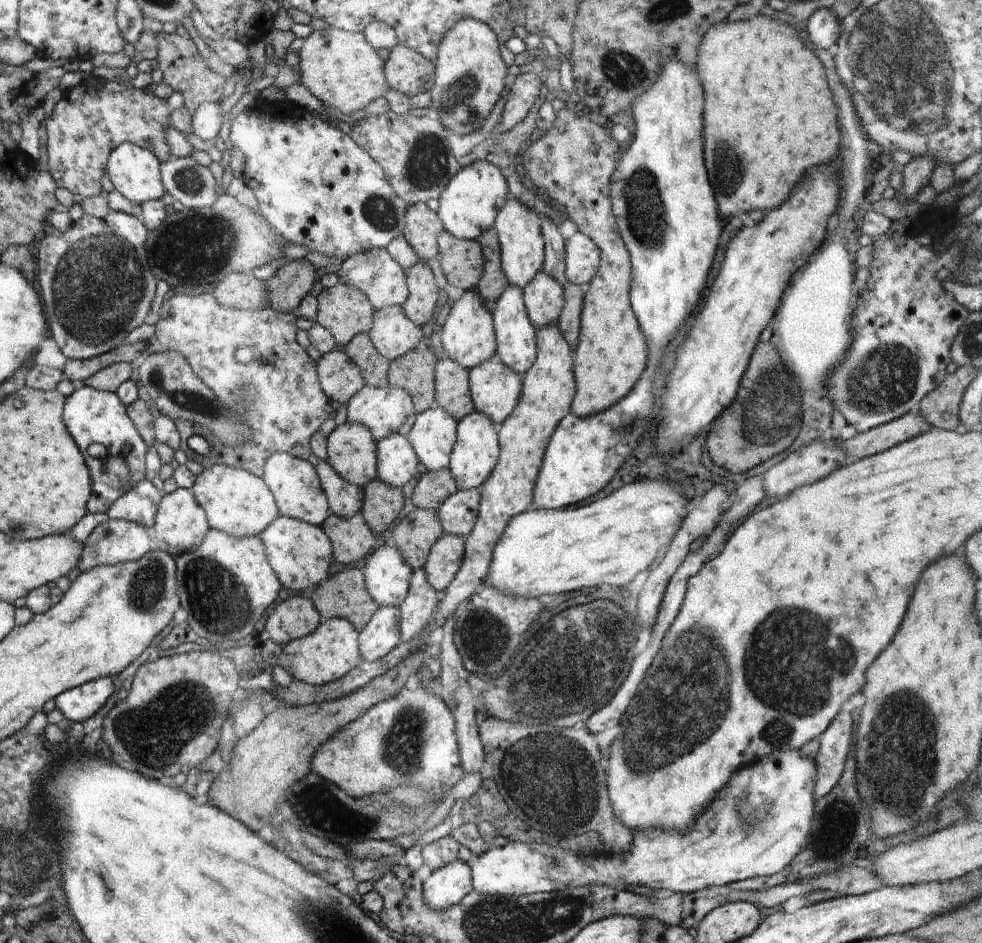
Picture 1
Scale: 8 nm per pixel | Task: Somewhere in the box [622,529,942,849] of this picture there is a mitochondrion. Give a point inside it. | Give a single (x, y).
(897, 764)

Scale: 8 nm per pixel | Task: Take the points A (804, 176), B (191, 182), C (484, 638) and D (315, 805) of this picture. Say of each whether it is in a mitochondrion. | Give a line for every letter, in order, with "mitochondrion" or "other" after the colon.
A: other
B: mitochondrion
C: mitochondrion
D: mitochondrion

